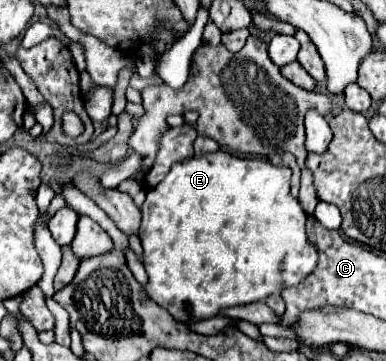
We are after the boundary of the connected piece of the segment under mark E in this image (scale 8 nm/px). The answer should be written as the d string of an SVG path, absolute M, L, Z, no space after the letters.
M222 149L206 153L202 157L190 157L186 161L176 163L170 173L154 187L146 193L146 201L142 205L142 225L140 225L140 241L144 247L144 267L148 273L148 285L144 287L146 295L156 301L160 307L168 309L170 315L178 321L178 323L186 323L186 321L198 321L198 319L208 319L218 315L218 311L222 307L234 307L234 305L246 305L246 303L254 303L254 301L264 301L268 295L282 291L284 287L290 285L298 285L314 267L316 267L316 259L318 259L318 251L312 247L312 243L308 243L306 239L306 231L304 231L304 223L306 223L306 215L302 211L302 207L298 205L298 201L290 195L290 175L292 171L288 167L282 165L272 165L270 161L264 159L244 159L244 157L236 157L232 153L226 153Z

